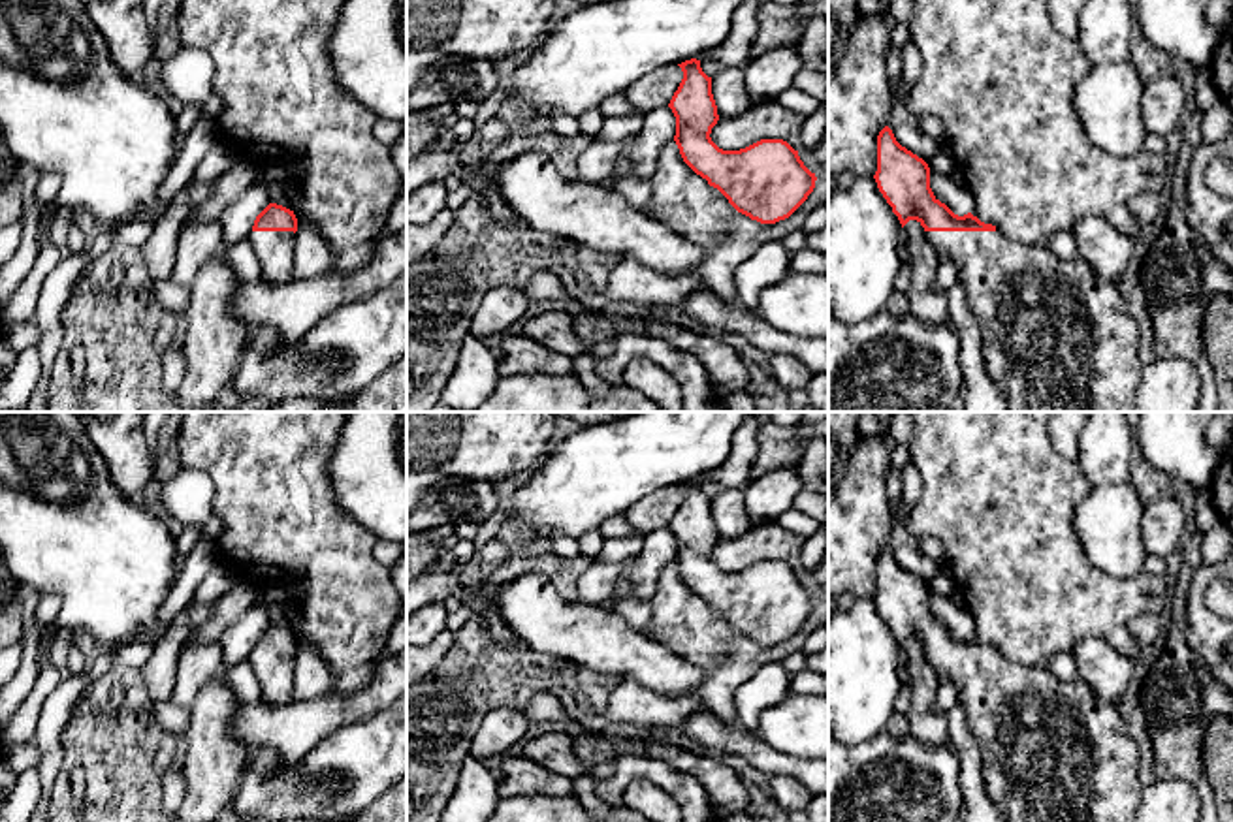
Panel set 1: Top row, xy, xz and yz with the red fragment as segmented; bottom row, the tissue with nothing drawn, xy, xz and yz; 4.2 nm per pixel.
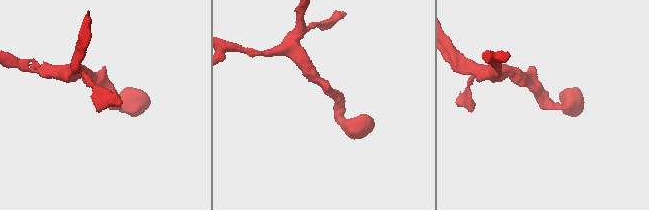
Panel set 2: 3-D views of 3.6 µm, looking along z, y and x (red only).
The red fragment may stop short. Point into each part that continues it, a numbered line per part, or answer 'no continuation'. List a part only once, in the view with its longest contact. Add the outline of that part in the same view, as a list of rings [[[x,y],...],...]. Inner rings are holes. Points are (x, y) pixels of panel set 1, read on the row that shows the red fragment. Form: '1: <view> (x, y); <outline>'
1: yz (1056, 337); [[[926,231],[926,237],[936,246],[939,260],[951,258],[956,263],[958,282],[968,297],[968,303],[979,322],[983,333],[983,361],[988,378],[1000,387],[1009,412],[1133,412],[1135,389],[1139,384],[1141,363],[1139,329],[1129,316],[1126,303],[1114,284],[1099,277],[1081,258],[1062,260],[1045,246],[1033,246],[1009,241],[1001,231]]]

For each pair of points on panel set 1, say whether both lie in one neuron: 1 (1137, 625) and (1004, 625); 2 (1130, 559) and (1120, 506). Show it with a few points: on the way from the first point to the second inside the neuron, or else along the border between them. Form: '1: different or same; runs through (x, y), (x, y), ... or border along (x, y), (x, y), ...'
1: different; border along (1156, 612), (1128, 623), (1141, 646)
2: same; runs through (1120, 546), (1120, 520)

